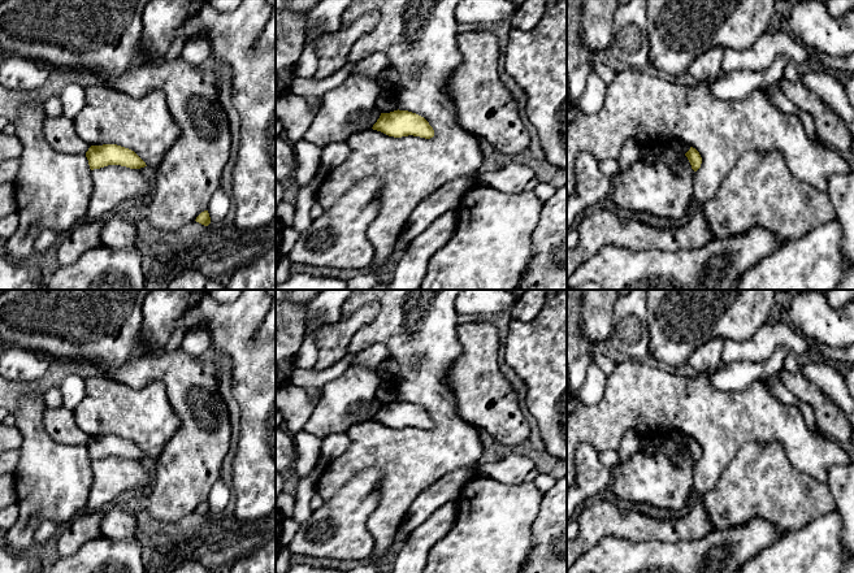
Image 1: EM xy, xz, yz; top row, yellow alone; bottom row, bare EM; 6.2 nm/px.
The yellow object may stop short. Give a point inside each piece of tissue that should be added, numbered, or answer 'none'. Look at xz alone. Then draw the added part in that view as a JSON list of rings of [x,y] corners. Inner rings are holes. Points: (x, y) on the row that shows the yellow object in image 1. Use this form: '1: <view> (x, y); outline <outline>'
none

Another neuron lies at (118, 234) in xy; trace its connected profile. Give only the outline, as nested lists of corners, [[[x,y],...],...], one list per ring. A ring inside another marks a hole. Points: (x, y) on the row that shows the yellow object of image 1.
[[[117,216],[101,217],[101,243],[114,249],[129,249],[140,247],[135,223],[127,222]]]

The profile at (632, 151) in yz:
[[[628,140],[617,159],[619,161],[619,172],[627,170],[633,162],[640,160],[640,156],[643,151],[636,140]]]

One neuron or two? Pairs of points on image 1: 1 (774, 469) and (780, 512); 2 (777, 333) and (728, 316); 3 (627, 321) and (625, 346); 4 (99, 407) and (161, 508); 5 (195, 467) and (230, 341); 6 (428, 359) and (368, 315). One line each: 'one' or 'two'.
1: one
2: two
3: one
4: two
5: two
6: two

